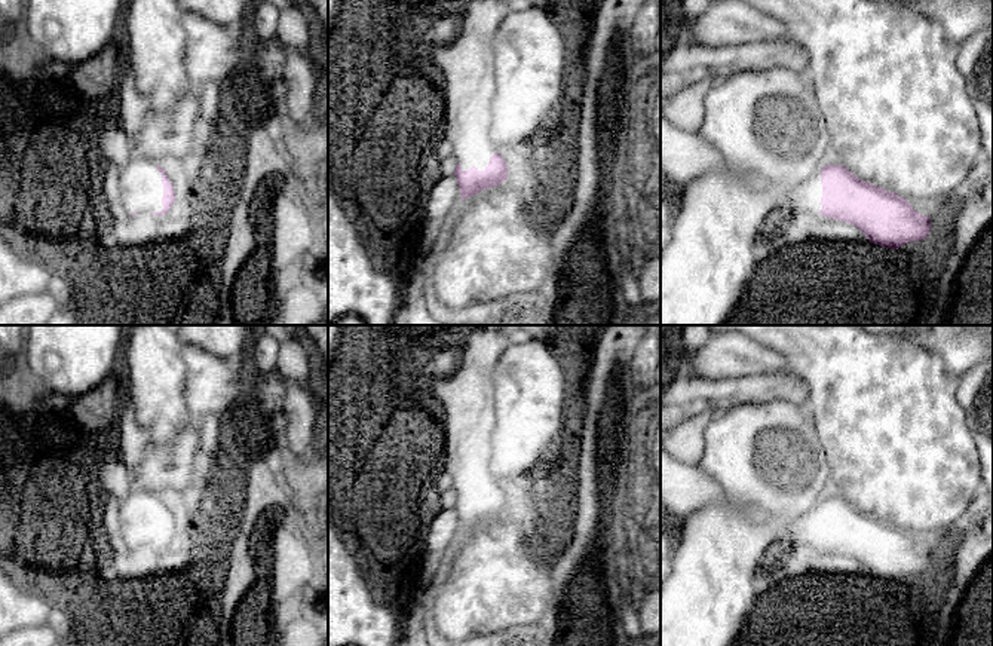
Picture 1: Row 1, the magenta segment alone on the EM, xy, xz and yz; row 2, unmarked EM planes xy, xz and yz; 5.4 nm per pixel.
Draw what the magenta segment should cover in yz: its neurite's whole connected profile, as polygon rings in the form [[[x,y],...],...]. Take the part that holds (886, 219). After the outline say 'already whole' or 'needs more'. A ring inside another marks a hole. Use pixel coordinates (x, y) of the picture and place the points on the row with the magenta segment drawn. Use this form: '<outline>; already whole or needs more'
[[[825,165],[816,177],[787,189],[776,208],[793,212],[818,208],[821,215],[856,226],[871,244],[898,249],[923,241],[931,218],[919,214],[907,199],[855,177],[842,165]]]; needs more

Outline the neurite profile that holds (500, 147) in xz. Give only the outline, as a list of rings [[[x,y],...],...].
[[[491,108],[491,119],[488,120],[488,135],[490,135],[490,140],[494,143],[494,150],[496,150],[503,159],[508,157],[508,144],[499,141],[500,138],[503,138],[503,135],[496,135],[496,134],[494,134],[494,126],[493,126],[493,108]]]

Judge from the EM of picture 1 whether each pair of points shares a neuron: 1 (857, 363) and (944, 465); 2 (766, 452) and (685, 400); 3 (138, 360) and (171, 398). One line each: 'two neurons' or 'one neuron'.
1: one neuron
2: two neurons
3: one neuron

